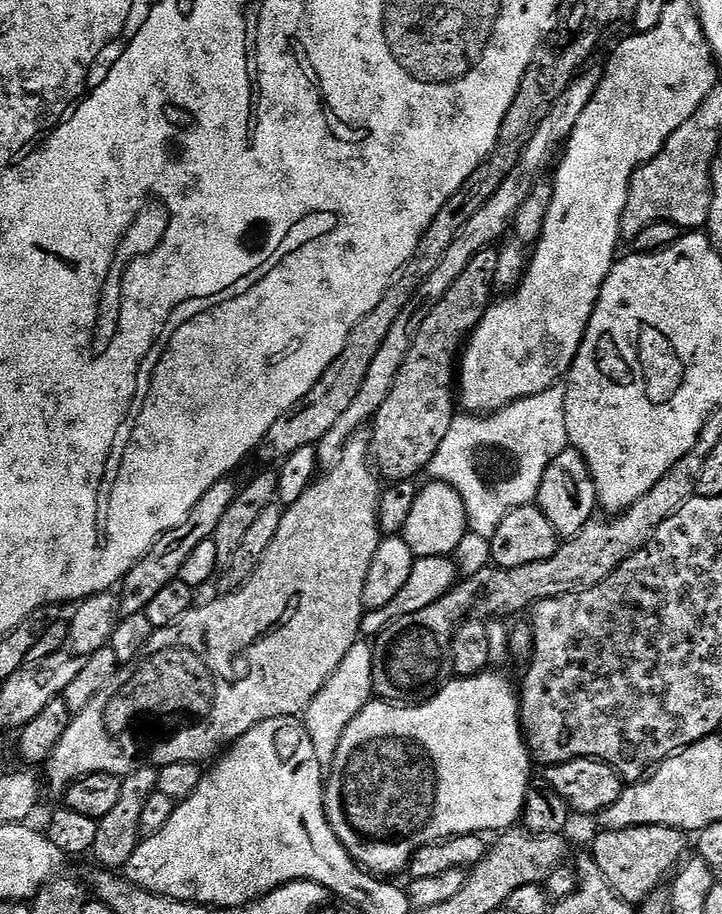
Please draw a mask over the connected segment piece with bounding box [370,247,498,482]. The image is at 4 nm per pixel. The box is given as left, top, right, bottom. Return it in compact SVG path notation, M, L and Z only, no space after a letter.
M495 247L483 248L470 262L470 266L466 266L466 270L462 270L458 282L454 282L454 286L450 286L450 290L446 290L446 294L438 302L438 306L434 306L434 310L430 310L426 322L422 322L422 330L418 330L418 334L414 338L414 346L410 346L410 354L406 354L406 362L402 362L402 370L398 370L398 378L394 378L394 386L390 390L386 402L382 402L382 406L376 411L370 424L374 464L385 481L415 481L416 475L427 469L431 459L438 452L442 440L449 433L453 417L458 412L458 404L454 399L454 385L458 380L458 353L478 326L478 322L484 317L484 311L487 310L493 299L496 288L494 274L497 270L497 249Z

